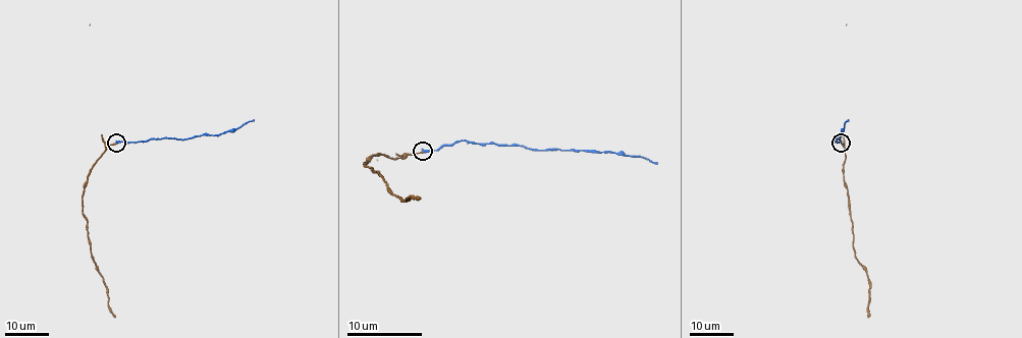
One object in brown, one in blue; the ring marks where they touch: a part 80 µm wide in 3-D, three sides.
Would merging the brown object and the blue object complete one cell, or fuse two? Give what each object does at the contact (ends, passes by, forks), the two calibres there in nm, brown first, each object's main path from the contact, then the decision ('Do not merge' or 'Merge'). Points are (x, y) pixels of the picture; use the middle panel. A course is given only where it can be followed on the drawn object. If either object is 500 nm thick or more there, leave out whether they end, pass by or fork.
At the ring brown ends. At the ring blue ends. Thickness 160 nm (brown) against 360 nm. Course of brown: (423, 152), (391, 159), (374, 155), (365, 165), (380, 174), (402, 200), (421, 199). Course of blue: (423, 152), (452, 146), (461, 141), (640, 155), (657, 165). Merge

